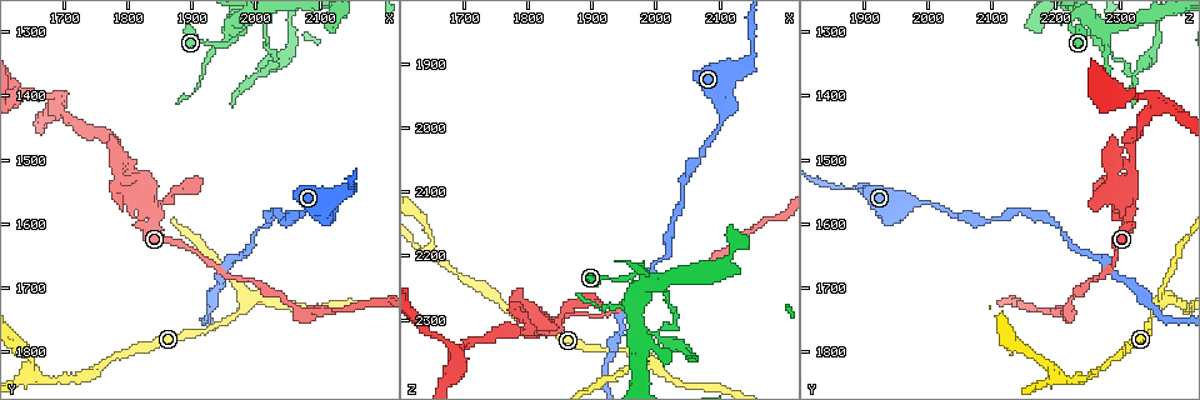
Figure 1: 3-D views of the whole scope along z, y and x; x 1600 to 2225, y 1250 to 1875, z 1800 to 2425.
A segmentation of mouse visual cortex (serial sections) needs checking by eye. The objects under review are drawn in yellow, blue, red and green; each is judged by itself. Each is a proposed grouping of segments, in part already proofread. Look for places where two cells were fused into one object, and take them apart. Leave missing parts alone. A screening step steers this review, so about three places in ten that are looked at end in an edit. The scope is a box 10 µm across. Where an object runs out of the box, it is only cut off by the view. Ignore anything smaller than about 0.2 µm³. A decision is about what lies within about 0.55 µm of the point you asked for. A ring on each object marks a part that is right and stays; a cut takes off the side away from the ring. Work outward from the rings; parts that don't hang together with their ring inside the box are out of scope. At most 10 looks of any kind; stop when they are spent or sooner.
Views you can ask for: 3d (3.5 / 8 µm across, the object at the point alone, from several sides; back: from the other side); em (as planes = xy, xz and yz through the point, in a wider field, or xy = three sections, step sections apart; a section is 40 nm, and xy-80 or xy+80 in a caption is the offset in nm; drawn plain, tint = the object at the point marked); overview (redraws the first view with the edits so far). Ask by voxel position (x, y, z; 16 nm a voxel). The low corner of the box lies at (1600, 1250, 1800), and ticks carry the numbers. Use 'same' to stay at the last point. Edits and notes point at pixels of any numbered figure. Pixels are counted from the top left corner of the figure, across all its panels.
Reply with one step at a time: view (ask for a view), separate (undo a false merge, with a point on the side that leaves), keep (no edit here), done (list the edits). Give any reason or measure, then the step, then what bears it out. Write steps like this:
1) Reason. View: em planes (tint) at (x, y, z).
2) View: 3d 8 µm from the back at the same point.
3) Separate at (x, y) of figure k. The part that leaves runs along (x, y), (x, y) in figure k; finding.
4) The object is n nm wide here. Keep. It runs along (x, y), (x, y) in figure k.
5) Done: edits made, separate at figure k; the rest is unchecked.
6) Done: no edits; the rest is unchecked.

Sudden change in width. View: 3d 3.5 µm at (2145, 1545, 1895).

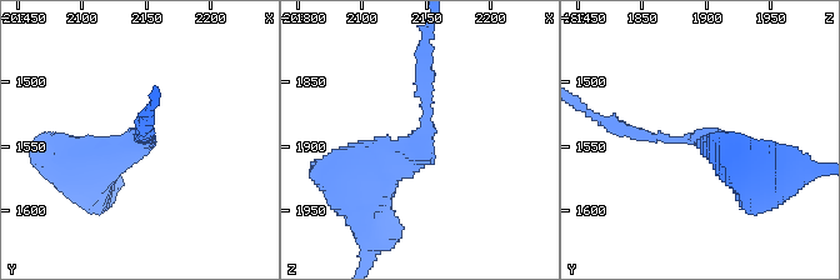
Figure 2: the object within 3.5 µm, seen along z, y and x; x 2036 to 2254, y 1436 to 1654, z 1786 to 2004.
The arms are 150, 500 nm wide. View: em xy step 2 (tint) at (2148, 1544, 1896).

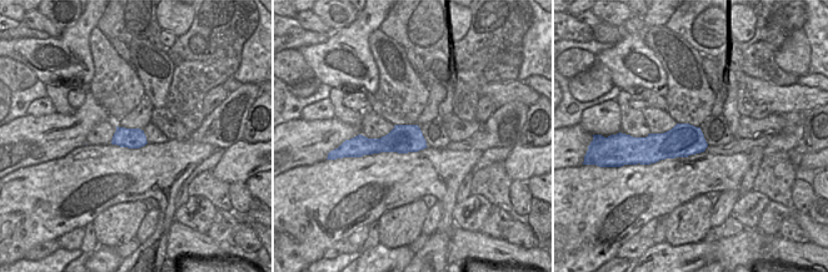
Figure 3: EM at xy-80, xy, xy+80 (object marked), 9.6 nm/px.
Keep. It runs along (361, 193), (426, 138), (423, 61) in figure 2; one cell here.

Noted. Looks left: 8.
Three arms meet. View: 3d 8 µm at (1995, 1715, 2365).

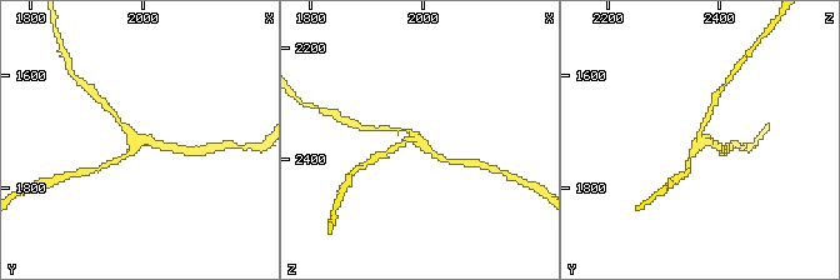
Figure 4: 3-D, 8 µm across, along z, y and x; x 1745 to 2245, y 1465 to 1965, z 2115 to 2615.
3 arms meet here; the arms are 150, 200, 200 nm wide; now the EM. View: em xy step 3 (tint) at the same point.

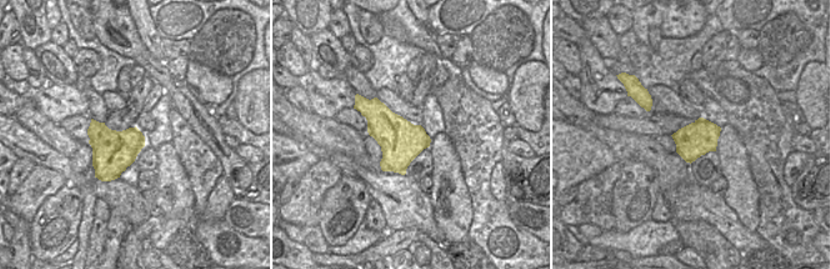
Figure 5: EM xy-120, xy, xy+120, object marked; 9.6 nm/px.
Keep. It runs along (394, 129), (411, 133), (424, 148), (448, 160) in figure 4; one cell here.

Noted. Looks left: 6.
A narrow waist. View: 3d 3.5 µm at (1980, 1300, 2230).

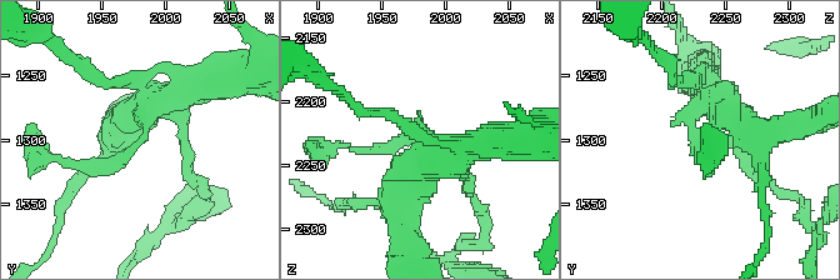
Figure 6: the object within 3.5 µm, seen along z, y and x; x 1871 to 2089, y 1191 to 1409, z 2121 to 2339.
Keep. It runs along (66, 161), (116, 161), (158, 100), (135, 111) in figure 6; continuous, no second cell.

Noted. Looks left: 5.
Sharp bend. View: 3d 3.5 µm at (2000, 1370, 2330).

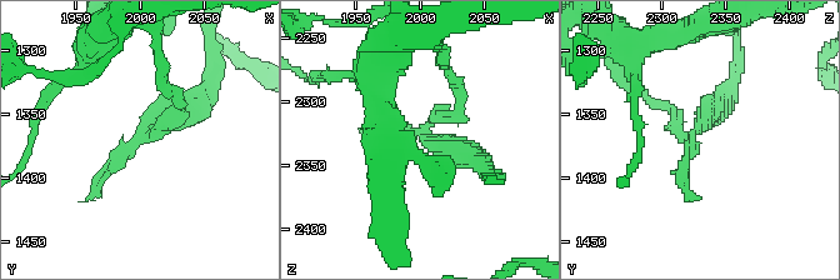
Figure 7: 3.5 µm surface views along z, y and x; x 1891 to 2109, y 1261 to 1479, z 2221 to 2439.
Now the EM. View: em xy step 3 (tint) at (2004, 1368, 2324).

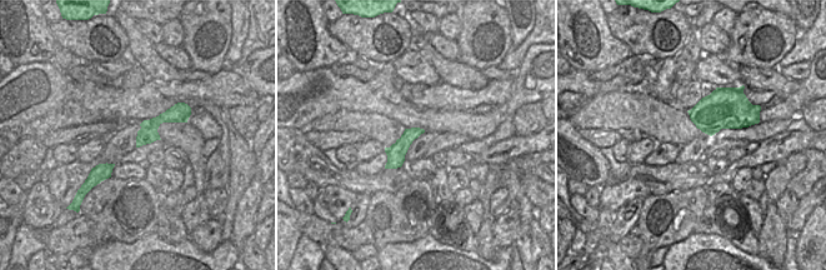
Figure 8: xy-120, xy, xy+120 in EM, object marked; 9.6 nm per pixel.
Separate at (449, 146) of figure 7. The part that leaves runs along (428, 135), (474, 158), (493, 176) in figure 7; a second cell is stuck on.

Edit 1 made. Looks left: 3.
Done: edits made, separate at figure 7; the rest is unchecked.

